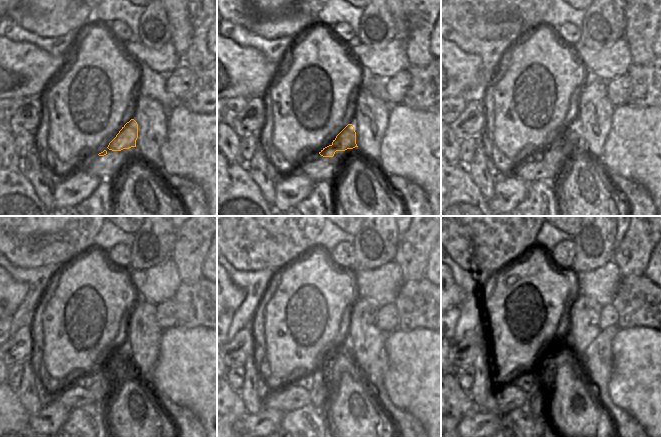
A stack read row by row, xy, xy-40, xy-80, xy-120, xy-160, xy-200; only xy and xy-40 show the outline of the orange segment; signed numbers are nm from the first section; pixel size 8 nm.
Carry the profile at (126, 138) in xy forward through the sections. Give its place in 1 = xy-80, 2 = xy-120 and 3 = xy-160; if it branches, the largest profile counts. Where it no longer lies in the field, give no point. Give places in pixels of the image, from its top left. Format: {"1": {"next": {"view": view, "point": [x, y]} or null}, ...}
{"1": {"next": {"view": "xy-80", "point": [552, 154]}}, "2": {"next": {"view": "xy-120", "point": [105, 380]}}, "3": {"next": {"view": "xy-160", "point": [321, 392]}}}

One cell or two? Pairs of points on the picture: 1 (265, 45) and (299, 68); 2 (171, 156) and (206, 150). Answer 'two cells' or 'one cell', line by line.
1: two cells
2: one cell

